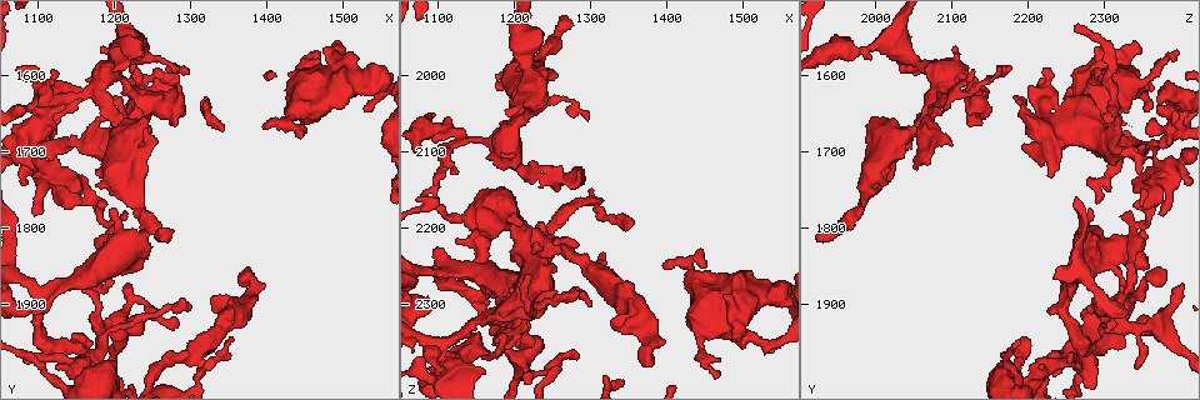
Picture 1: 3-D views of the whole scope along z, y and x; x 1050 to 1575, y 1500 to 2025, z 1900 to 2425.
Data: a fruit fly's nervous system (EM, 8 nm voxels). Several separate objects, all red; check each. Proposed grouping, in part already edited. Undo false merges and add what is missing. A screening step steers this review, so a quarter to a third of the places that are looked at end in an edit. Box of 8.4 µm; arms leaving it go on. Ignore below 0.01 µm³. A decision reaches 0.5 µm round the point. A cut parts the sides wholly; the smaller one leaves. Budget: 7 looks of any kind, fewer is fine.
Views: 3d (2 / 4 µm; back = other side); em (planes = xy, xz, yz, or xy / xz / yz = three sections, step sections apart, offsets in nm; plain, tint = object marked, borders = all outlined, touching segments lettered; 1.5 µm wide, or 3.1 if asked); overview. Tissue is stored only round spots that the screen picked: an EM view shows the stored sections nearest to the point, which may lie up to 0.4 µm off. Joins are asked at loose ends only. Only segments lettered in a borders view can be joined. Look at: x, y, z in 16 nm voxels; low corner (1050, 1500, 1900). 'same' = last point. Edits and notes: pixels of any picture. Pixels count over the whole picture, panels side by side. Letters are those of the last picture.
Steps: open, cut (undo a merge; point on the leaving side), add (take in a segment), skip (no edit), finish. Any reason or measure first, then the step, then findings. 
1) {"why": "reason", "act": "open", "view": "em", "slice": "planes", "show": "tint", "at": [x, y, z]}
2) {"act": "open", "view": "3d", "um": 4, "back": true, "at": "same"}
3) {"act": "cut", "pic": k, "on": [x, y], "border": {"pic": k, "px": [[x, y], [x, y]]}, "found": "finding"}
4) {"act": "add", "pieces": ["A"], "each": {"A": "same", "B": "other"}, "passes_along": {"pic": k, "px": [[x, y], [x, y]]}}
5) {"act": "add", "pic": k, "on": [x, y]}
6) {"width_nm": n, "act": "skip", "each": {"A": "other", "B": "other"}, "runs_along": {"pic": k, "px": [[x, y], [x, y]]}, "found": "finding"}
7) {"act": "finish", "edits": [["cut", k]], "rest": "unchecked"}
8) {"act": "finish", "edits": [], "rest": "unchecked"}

{"why": "thick end", "act": "open", "view": "3d", "um": 4, "at": [1230, 1635, 2285]}

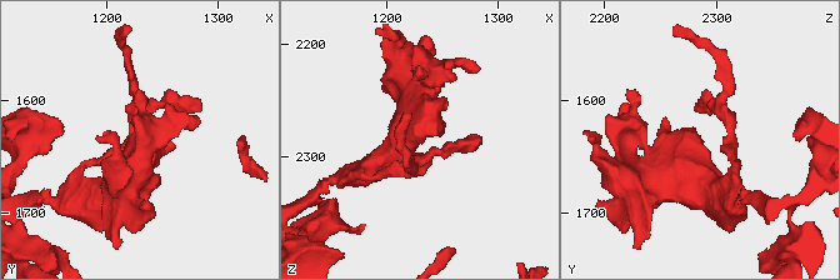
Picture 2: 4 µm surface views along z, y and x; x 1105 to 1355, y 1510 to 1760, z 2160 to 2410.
{"why": "now the EM", "act": "open", "view": "em", "slice": "xy", "step": 8, "show": "borders", "at": [1232, 1636, 2286]}

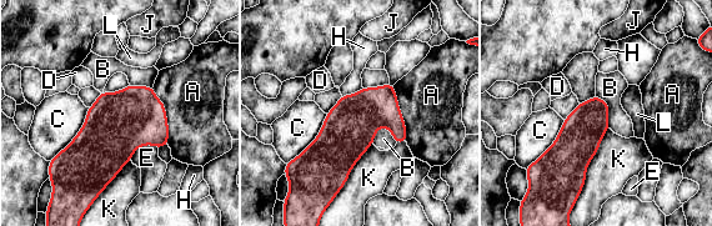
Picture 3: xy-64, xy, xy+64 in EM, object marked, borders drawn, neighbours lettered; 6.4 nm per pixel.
{"why": "cut it another way", "act": "open", "view": "em", "slice": "planes", "show": "borders", "at": "same"}

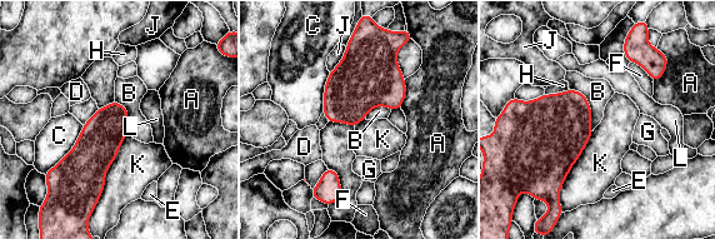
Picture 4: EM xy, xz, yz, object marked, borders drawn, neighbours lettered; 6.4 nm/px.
{"act": "skip", "each": {"A": "other", "B": "other", "C": "other", "D": "other", "E": "other", "F": "other", "G": "other", "H": "other", "J": "other", "K": "other", "L": "other"}, "border": {"pic": 4, "px": [[569, 88], [588, 100], [593, 130]]}, "found": "none of them fits"}

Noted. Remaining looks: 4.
{"why": "branch stops here", "act": "open", "view": "em", "slice": "planes", "show": "borders", "at": [1120, 1590, 2125]}

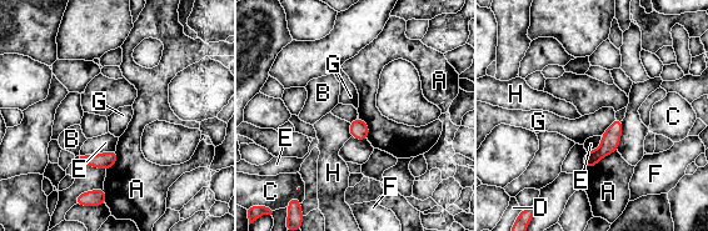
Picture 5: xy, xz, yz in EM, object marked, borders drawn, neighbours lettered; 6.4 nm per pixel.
{"width_nm": 120, "act": "skip", "each": {"A": "other", "B": "other", "C": "other", "D": "other", "E": "other", "F": "other", "G": "other", "H": "other"}, "border": {"pic": 5, "px": [[614, 116], [601, 136]]}, "found": "no lettered segment goes on from it"}

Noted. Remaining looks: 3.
{"why": "sudden change in width", "act": "open", "view": "3d", "um": 2, "at": [1120, 1695, 2365]}

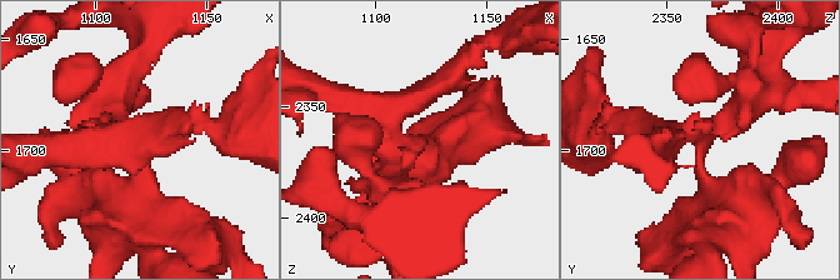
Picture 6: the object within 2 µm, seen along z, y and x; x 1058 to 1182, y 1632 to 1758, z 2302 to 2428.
{"why": "now the EM", "act": "open", "view": "em", "slice": "planes", "show": "borders", "at": [1118, 1696, 2366]}

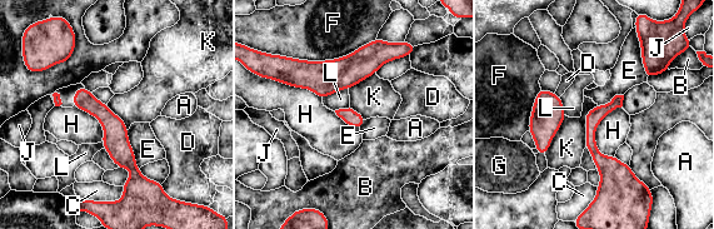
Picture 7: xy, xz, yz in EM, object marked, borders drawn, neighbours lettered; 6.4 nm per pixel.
{"width_nm": 100, "act": "skip", "each": {"A": "other", "B": "other", "C": "other", "D": "other", "E": "other", "F": "other", "G": "other", "H": "other", "J": "other", "K": "other", "L": "other"}, "found": "one neuron here"}

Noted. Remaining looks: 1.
{"act": "finish", "edits": [], "rest": "unchecked"}

